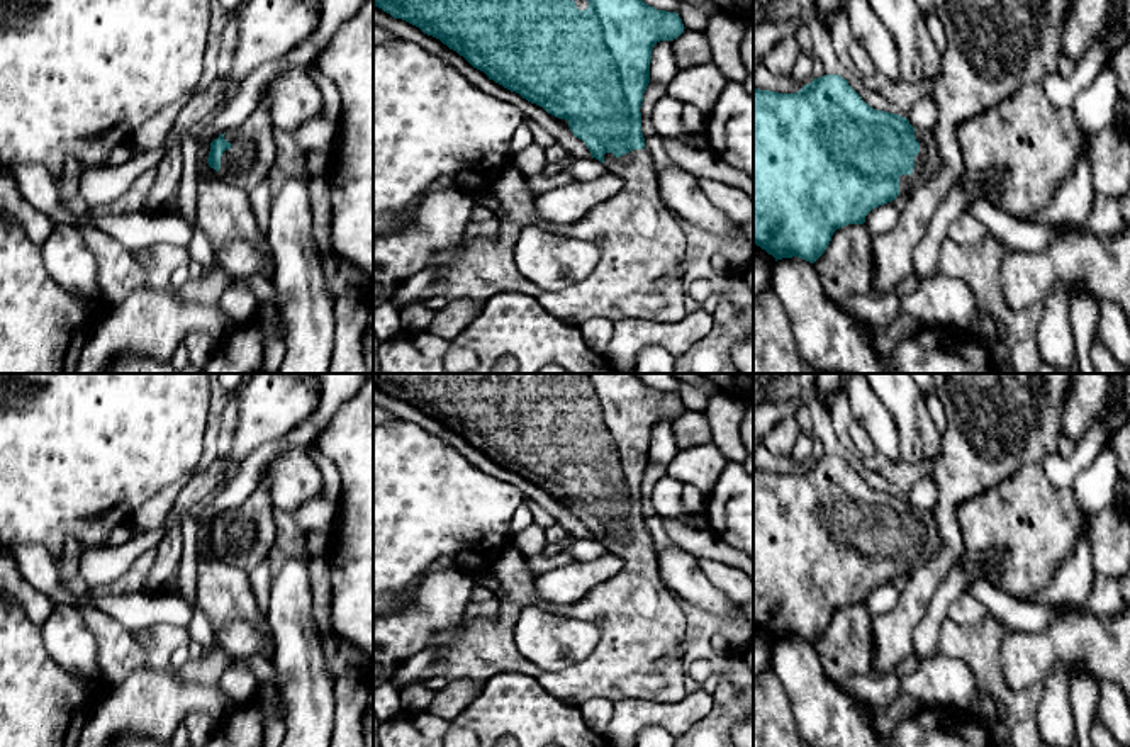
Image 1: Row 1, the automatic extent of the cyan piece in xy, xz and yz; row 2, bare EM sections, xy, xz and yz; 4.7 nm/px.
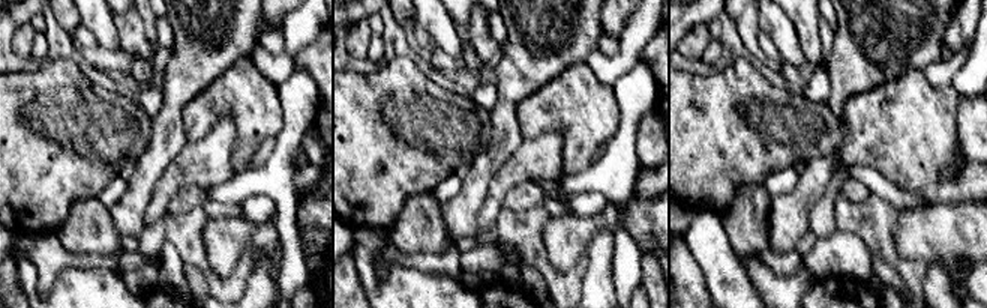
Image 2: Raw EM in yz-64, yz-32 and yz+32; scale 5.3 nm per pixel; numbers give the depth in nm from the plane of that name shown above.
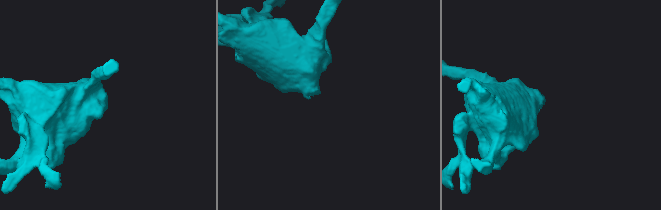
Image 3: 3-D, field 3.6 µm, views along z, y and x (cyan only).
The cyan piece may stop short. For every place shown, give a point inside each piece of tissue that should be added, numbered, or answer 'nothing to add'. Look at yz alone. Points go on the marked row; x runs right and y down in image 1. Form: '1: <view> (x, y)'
1: yz (927, 162)

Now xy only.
1: xy (248, 162)

